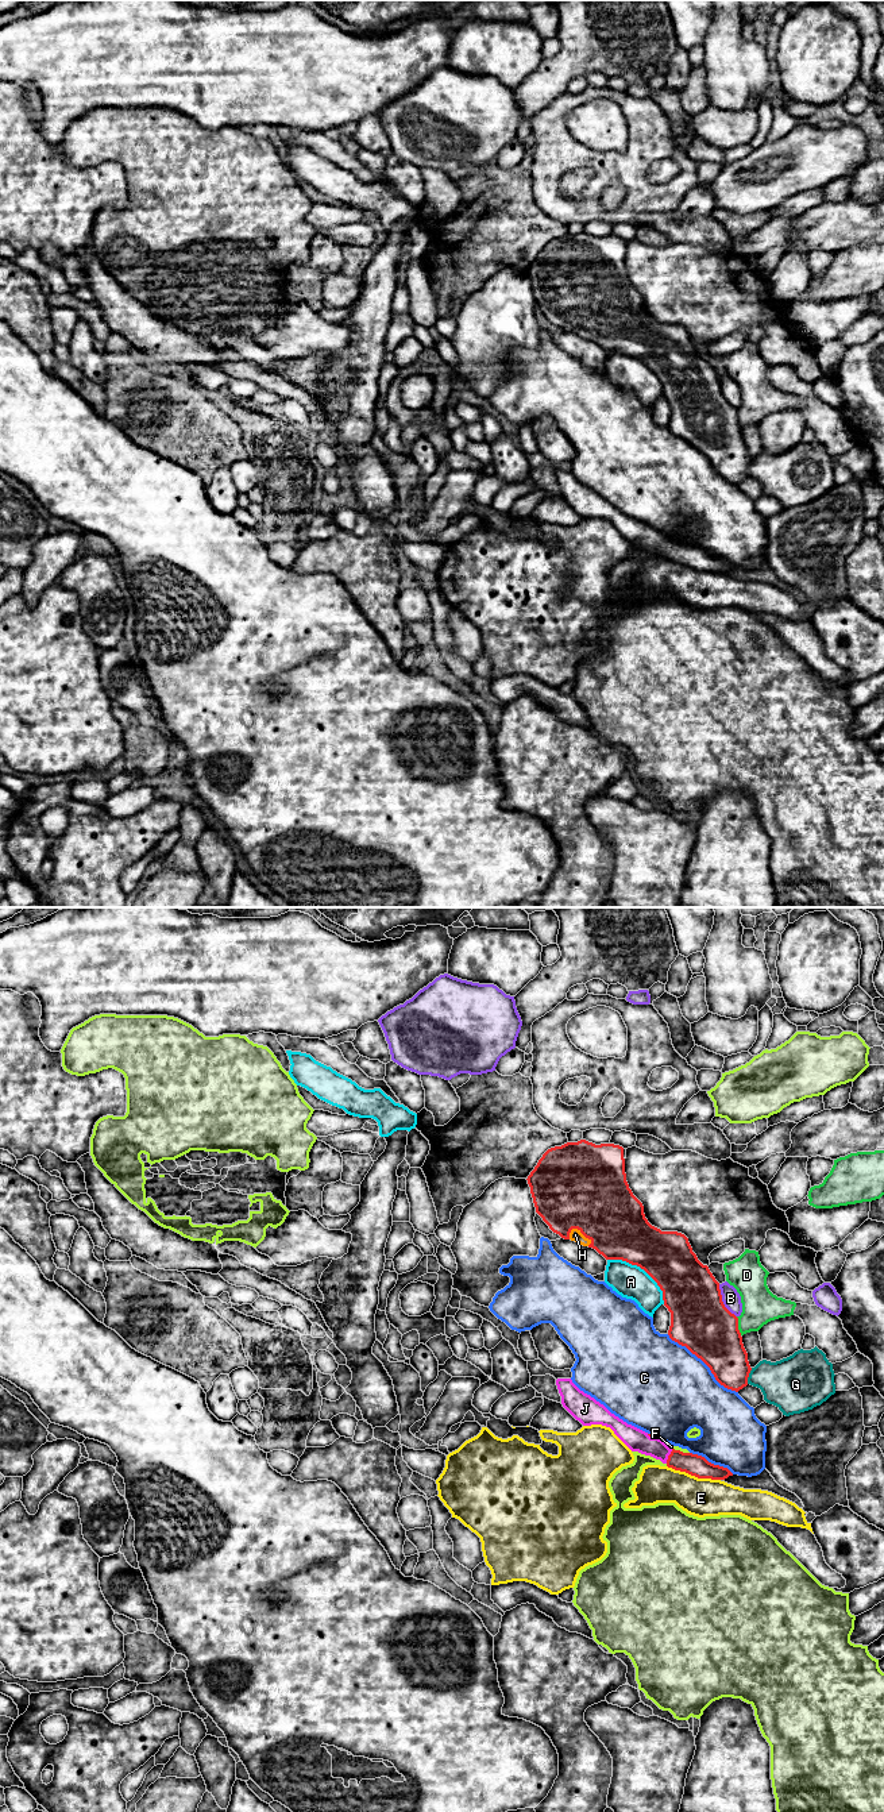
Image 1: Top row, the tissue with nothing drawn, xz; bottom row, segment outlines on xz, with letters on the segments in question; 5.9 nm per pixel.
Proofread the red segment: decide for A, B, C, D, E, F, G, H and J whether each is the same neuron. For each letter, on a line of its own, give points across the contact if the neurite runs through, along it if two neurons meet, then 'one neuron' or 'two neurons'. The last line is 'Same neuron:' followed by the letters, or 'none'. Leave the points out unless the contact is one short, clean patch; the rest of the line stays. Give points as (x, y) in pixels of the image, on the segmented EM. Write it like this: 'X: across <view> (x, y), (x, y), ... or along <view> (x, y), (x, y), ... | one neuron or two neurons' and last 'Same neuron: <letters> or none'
A: two neurons
B: two neurons
C: two neurons
D: two neurons
E: two neurons
F: two neurons
G: two neurons
H: one neuron
J: across xz (695, 1465), (668, 1456), (636, 1440) | one neuron
Same neuron: H, J

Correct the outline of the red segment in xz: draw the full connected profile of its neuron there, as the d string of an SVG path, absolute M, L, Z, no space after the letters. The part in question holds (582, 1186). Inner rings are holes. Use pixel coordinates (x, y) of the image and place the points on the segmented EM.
M586 1140L548 1149L528 1176L536 1213L564 1240L595 1249L606 1260L622 1260L644 1269L663 1291L671 1312L668 1335L686 1346L711 1370L715 1380L738 1392L752 1370L738 1330L738 1318L722 1302L719 1283L678 1231L661 1231L644 1214L642 1203L626 1181L624 1148Z

